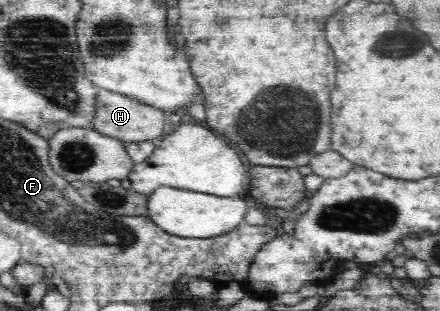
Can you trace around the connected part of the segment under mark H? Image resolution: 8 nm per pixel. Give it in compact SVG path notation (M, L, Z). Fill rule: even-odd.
M97 86L95 99L93 99L93 115L89 128L103 135L118 139L123 142L158 141L165 129L165 119L168 112L147 105L128 95L123 95L111 89Z

